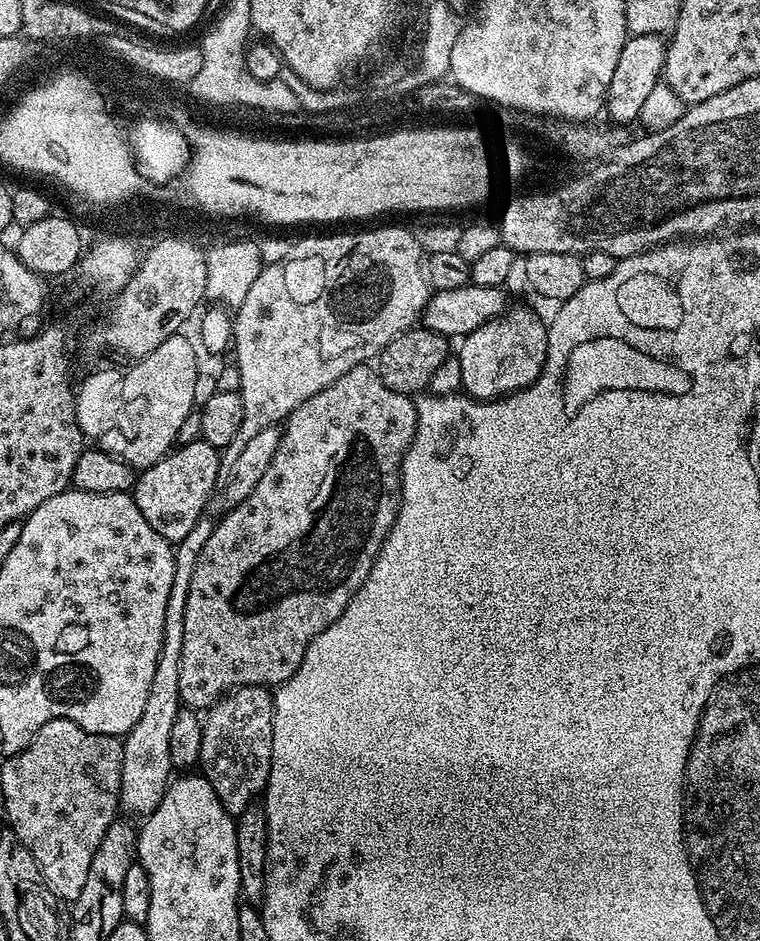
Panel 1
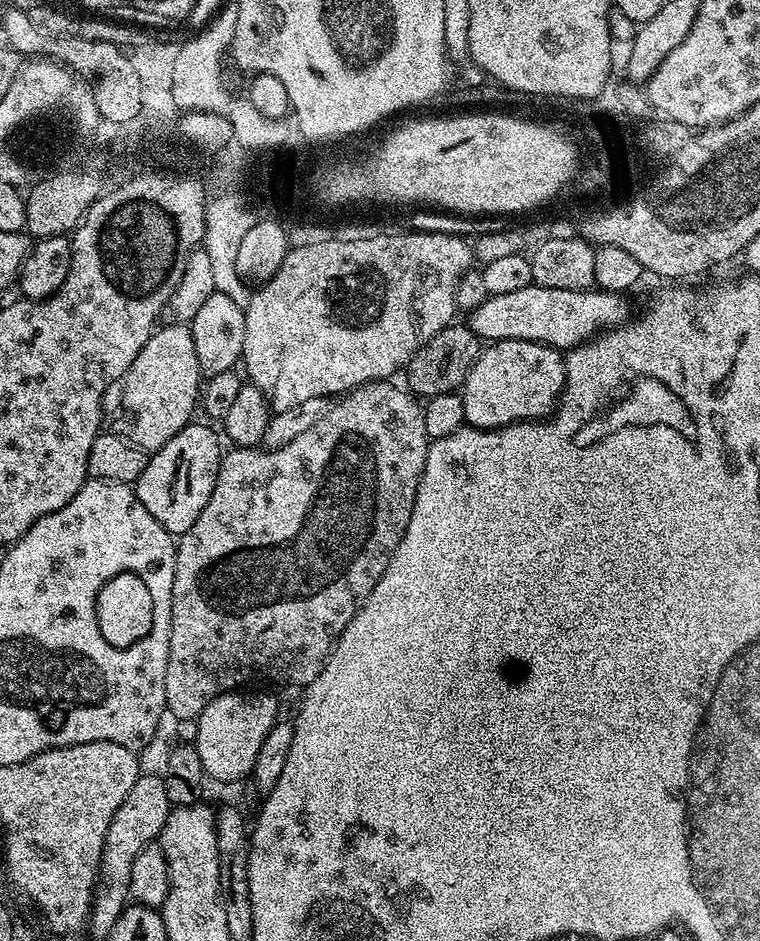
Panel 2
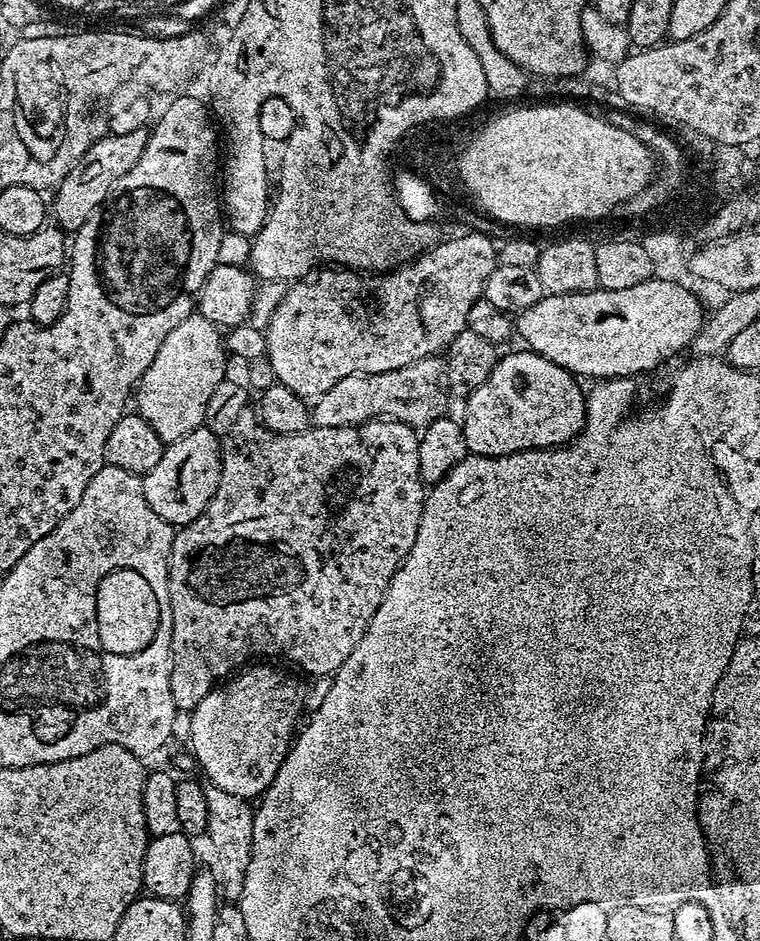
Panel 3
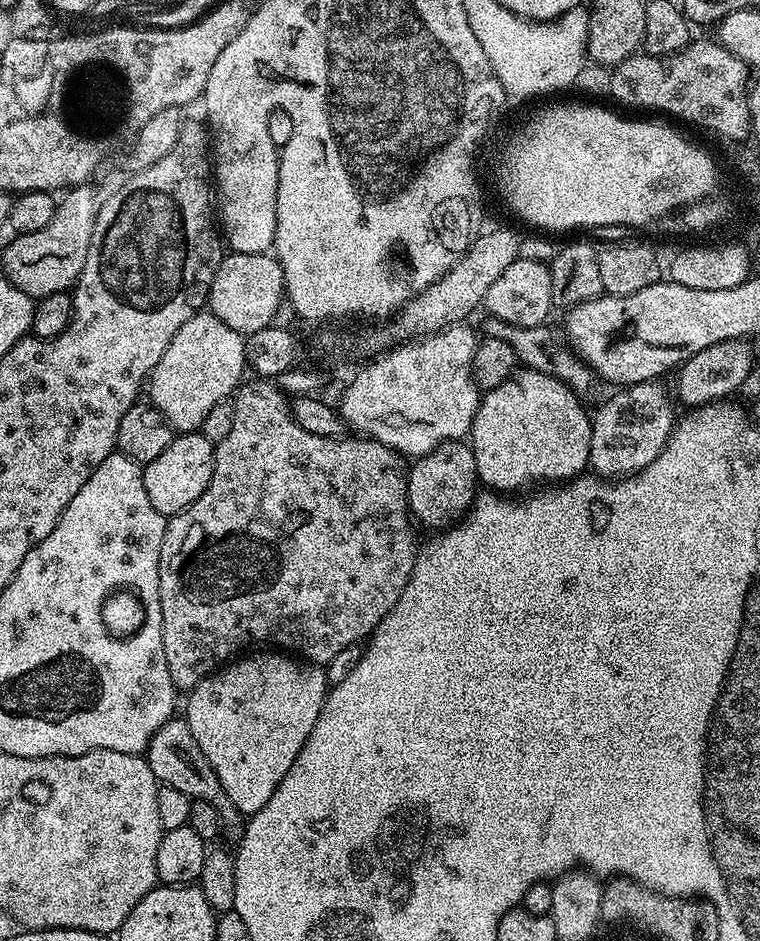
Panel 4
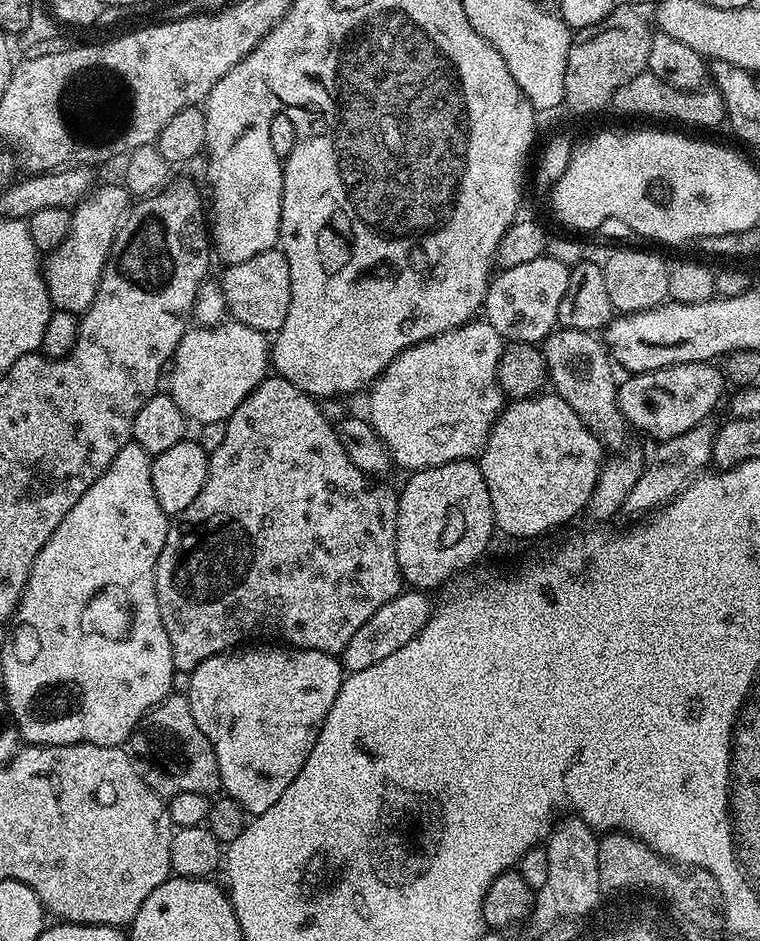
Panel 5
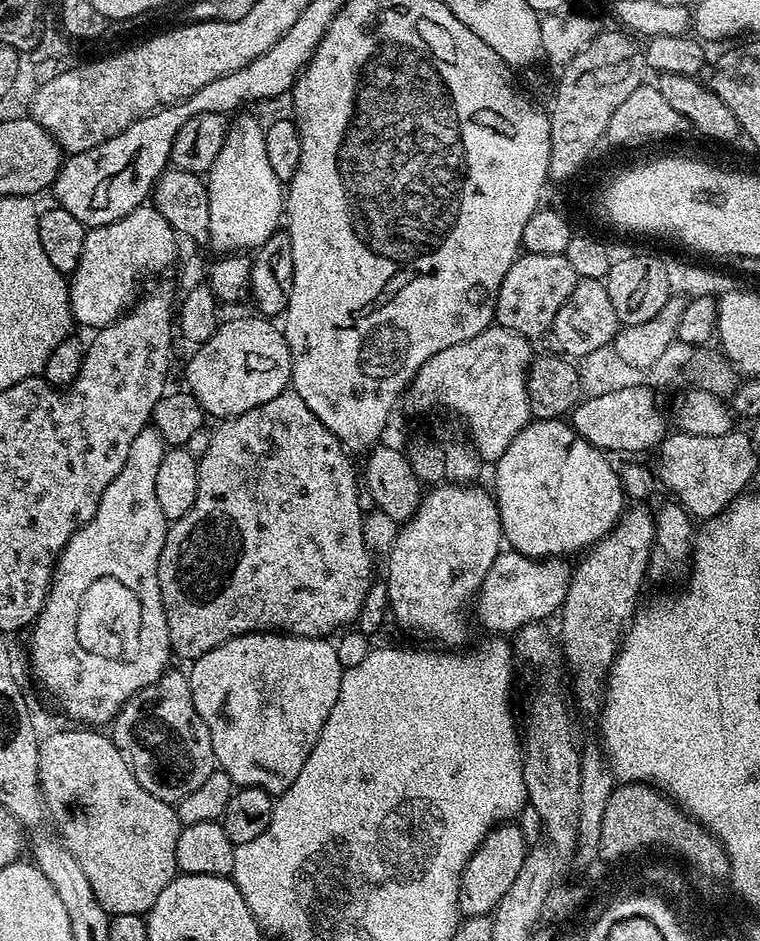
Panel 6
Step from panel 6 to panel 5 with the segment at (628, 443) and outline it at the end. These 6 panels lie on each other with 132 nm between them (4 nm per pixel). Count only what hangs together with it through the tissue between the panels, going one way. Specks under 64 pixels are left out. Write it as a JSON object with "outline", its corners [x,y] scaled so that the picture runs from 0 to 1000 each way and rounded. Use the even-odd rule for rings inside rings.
{"outline":[[[930,383],[888,387],[859,395],[838,395],[825,403],[822,408],[814,409],[812,431],[833,456],[854,459],[863,470],[880,468],[926,450],[946,431],[955,413],[951,394]]]}

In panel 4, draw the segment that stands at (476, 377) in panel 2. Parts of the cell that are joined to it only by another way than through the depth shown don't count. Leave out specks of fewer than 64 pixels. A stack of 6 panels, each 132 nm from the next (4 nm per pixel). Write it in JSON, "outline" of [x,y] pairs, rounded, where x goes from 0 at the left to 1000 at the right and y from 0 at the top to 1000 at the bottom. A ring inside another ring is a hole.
{"outline":[[[692,390],[675,395],[655,410],[641,413],[632,422],[618,460],[630,513],[668,525],[672,519],[689,519],[699,510],[746,512],[764,505],[775,496],[779,447],[763,425],[764,422],[734,402]]]}

